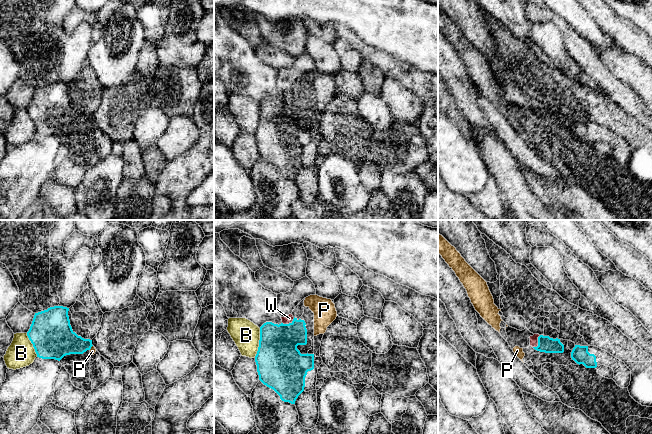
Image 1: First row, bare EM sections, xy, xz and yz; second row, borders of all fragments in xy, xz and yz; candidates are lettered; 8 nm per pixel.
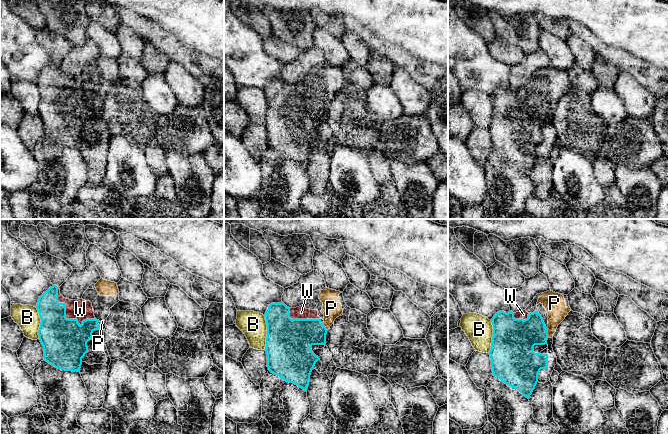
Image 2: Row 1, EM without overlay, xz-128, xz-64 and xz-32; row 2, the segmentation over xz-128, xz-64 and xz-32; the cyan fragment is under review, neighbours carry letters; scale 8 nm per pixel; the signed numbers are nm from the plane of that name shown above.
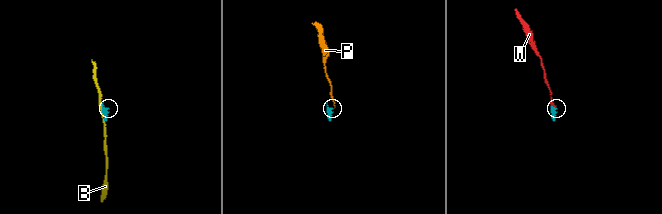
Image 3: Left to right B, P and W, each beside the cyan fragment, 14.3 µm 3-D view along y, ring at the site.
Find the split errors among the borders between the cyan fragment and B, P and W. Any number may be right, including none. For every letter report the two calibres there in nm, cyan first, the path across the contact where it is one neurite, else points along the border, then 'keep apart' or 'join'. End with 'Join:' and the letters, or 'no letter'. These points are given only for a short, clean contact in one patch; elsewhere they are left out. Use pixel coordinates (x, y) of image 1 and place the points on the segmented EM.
B: 380/220 nm | keep apart
P: 240/50 nm | along xy (92, 345), (89, 349) | keep apart
W: 320/70 nm | join
Join: W

